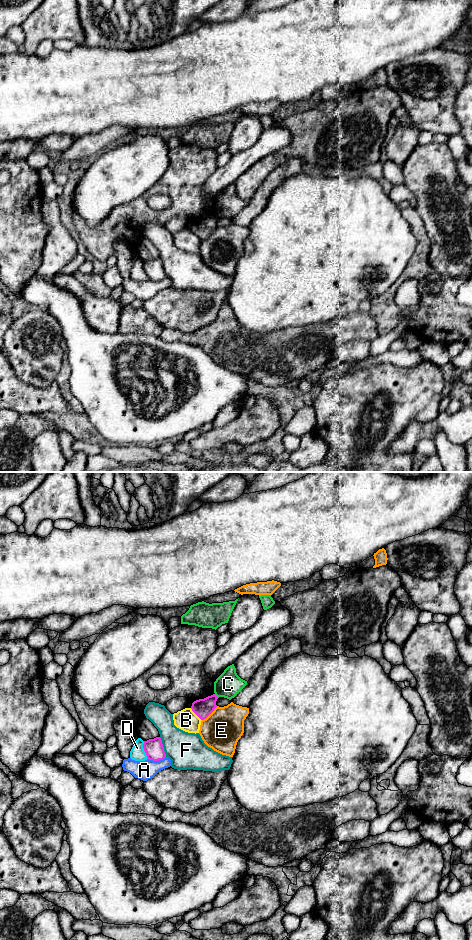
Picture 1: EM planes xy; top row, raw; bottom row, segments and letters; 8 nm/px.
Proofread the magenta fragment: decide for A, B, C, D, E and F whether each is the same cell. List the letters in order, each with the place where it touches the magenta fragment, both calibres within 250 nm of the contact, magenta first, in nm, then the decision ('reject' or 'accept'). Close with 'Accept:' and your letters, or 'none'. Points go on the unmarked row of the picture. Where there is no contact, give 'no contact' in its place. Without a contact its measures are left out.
A: xy (156, 280) | 150/160 nm | reject
B: xy (195, 233) | 150/170 nm | reject
C: xy (215, 215) | 150/200 nm | reject
D: xy (144, 270) | 150/120 nm | reject
E: xy (209, 234) | 150/320 nm | reject
F: xy (163, 267) | 150/280 nm | reject
Accept: none

